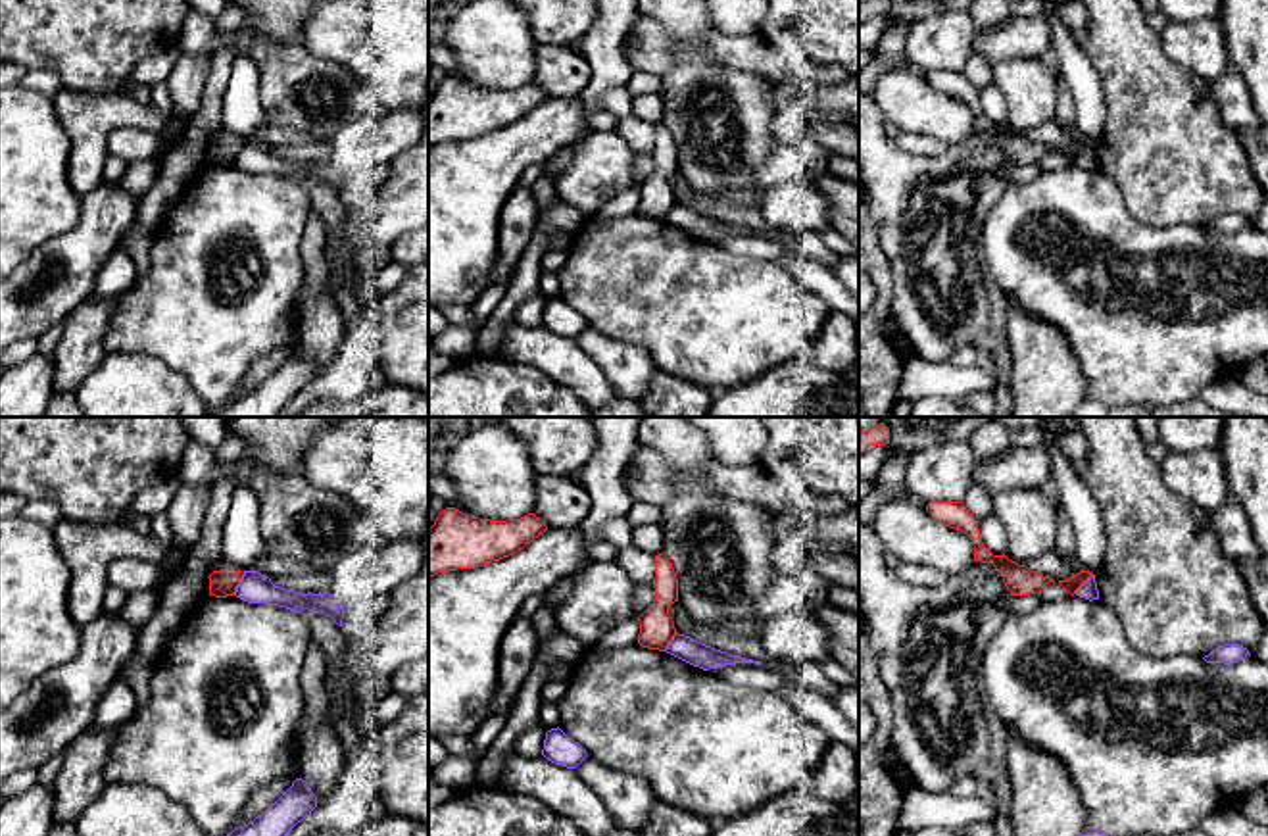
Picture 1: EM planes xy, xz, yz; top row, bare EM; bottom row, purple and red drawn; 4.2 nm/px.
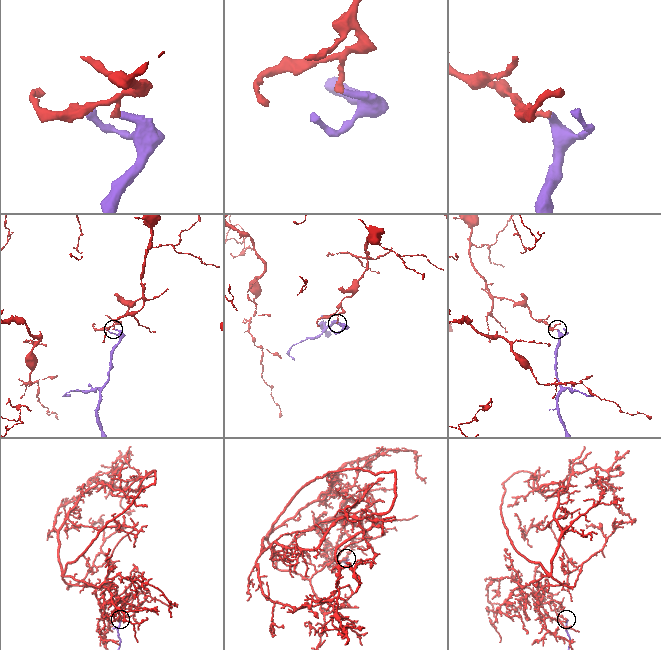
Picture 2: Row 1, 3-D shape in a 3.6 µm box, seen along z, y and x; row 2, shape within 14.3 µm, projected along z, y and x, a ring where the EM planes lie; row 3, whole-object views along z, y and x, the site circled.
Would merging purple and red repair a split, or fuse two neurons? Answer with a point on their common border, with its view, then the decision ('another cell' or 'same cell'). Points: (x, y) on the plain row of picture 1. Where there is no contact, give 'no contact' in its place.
contact xy (239, 154); another cell

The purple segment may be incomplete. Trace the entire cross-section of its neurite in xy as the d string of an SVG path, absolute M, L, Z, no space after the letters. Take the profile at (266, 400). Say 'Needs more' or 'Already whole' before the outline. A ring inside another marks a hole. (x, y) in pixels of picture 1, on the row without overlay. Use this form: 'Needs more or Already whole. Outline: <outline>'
Already whole. Outline: M296 348L261 384L215 409L213 417L277 417L315 377L317 365L305 350Z

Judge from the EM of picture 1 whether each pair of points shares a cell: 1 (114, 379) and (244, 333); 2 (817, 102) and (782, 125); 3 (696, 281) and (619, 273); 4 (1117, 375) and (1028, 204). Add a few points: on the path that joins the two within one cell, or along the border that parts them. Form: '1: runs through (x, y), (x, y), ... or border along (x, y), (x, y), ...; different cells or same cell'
1: border along (118, 350), (160, 358), (196, 391); different cells
2: runs through (809, 106), (790, 125); same cell
3: runs through (677, 281), (638, 279); same cell
4: runs through (1097, 333), (1011, 246); same cell

